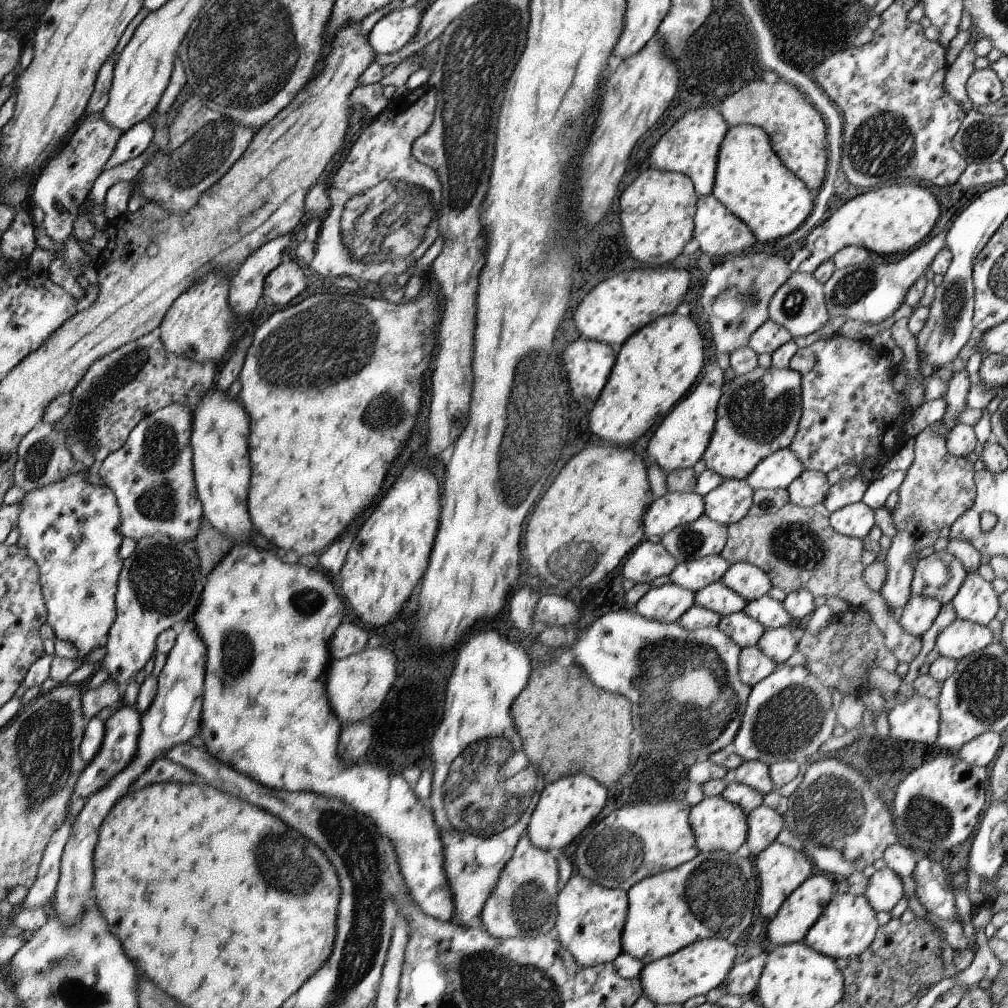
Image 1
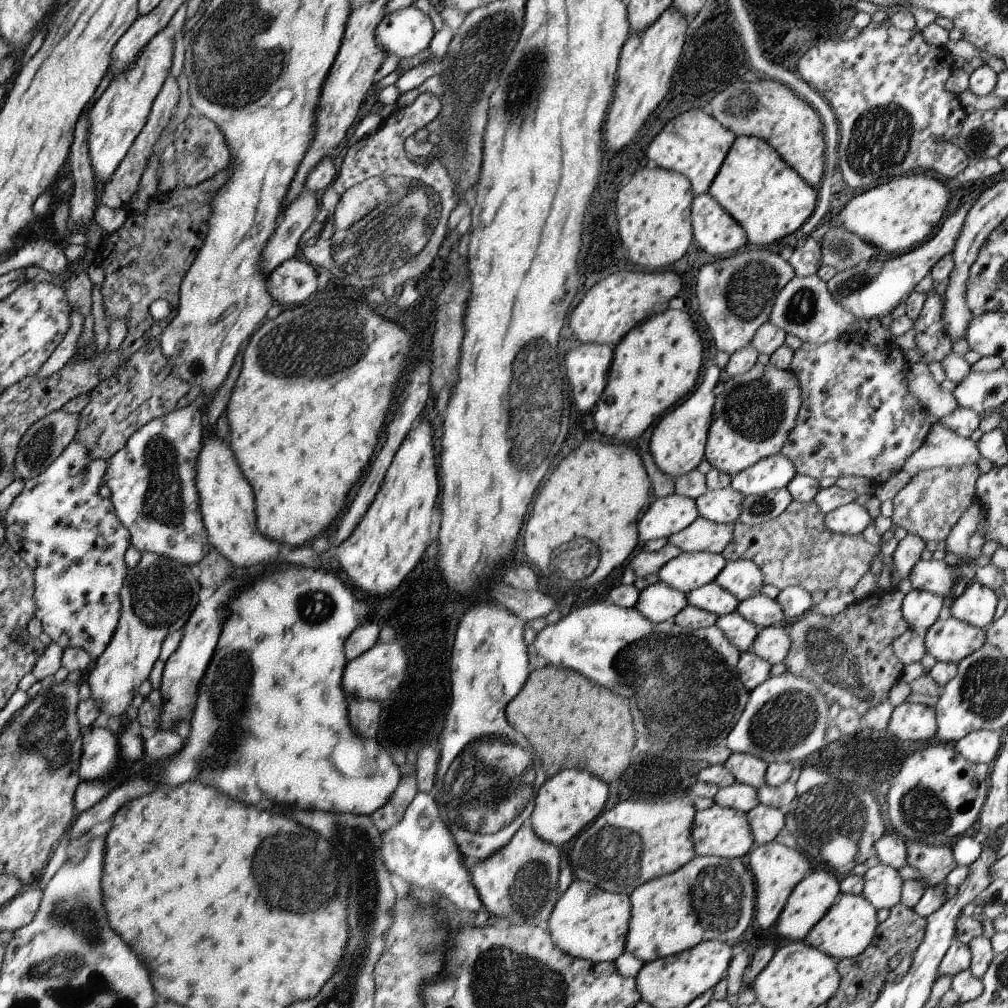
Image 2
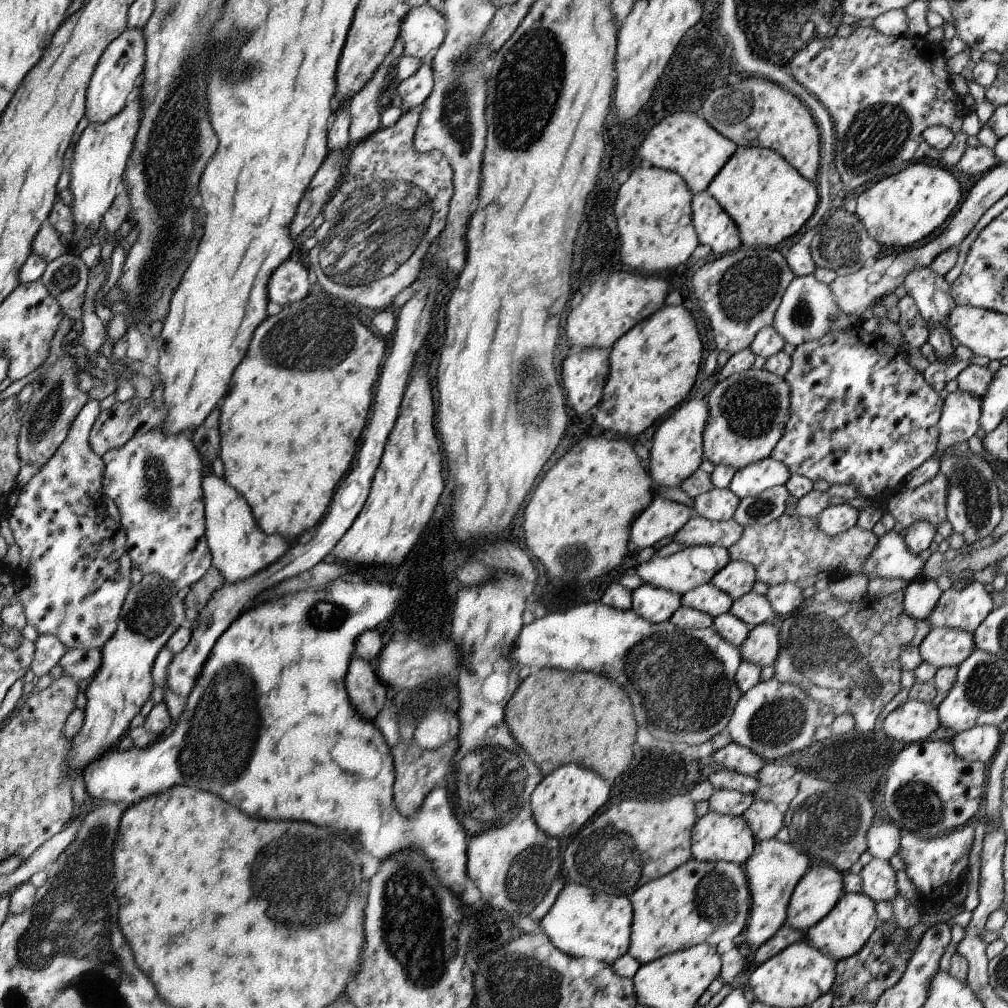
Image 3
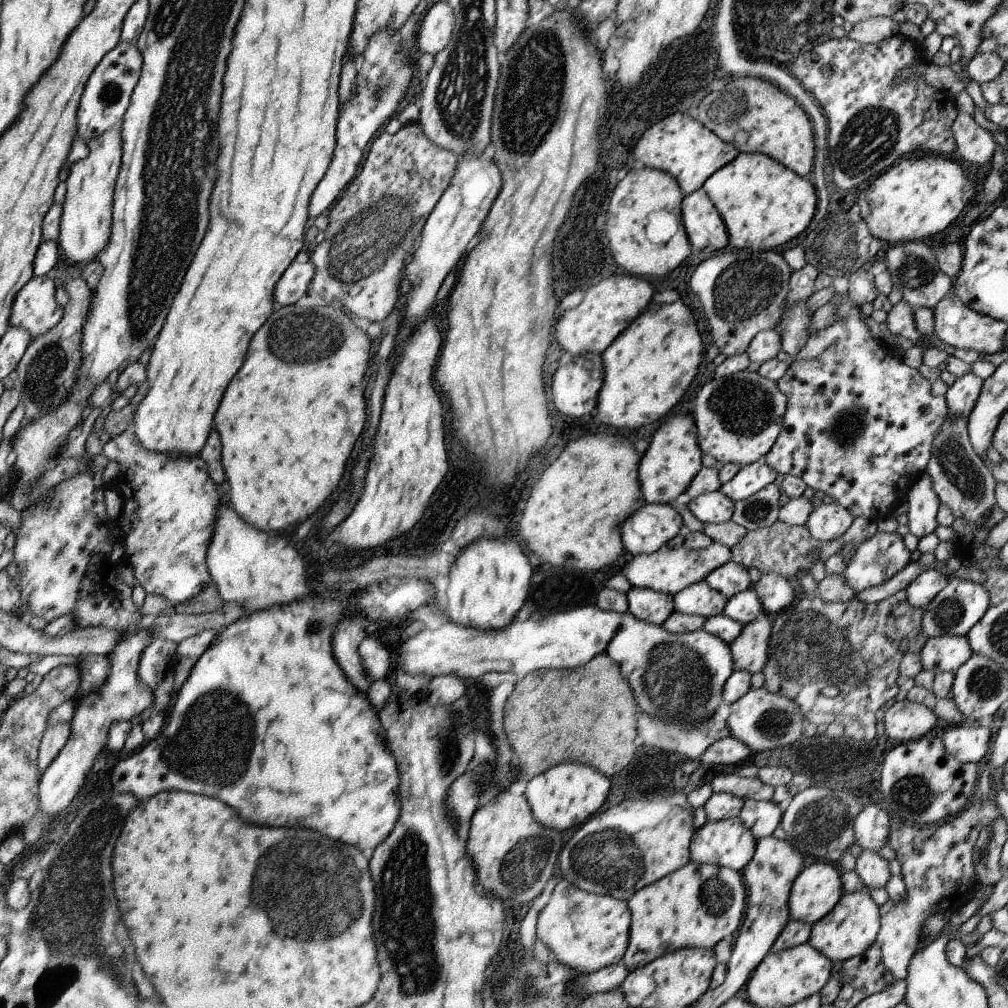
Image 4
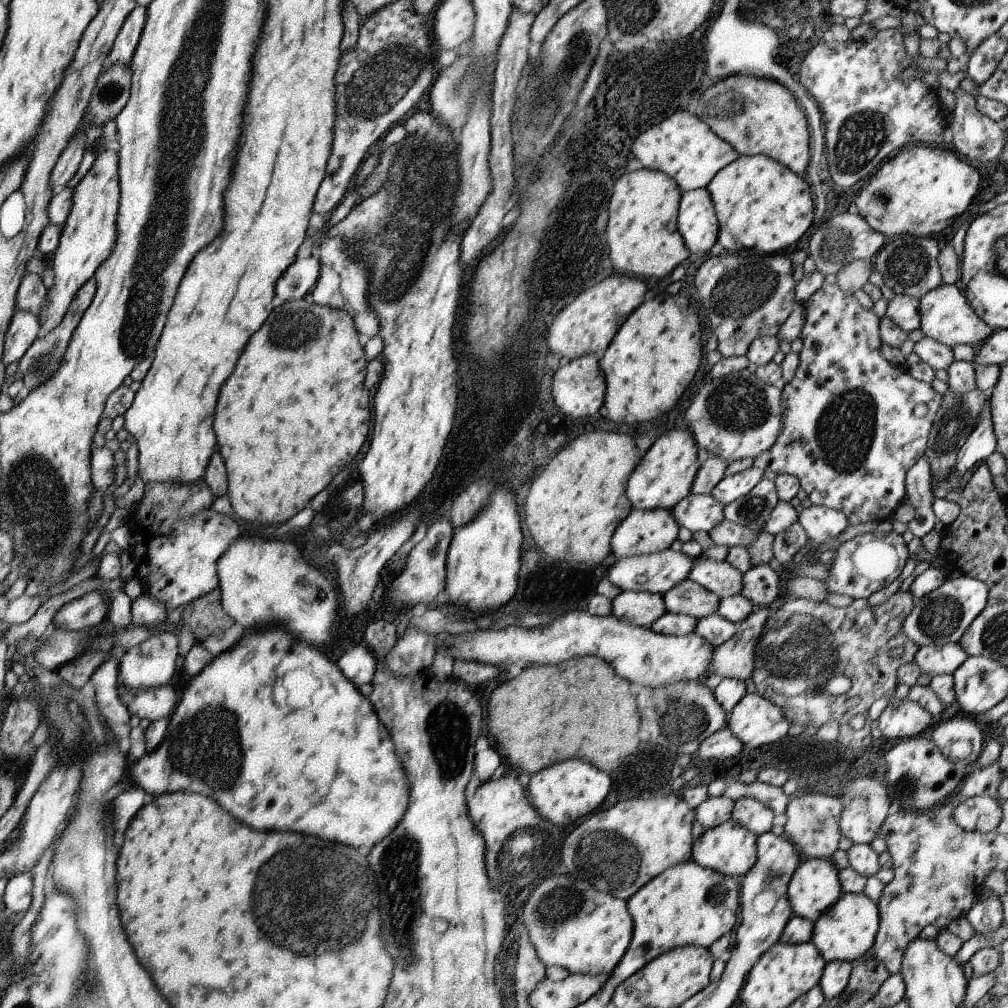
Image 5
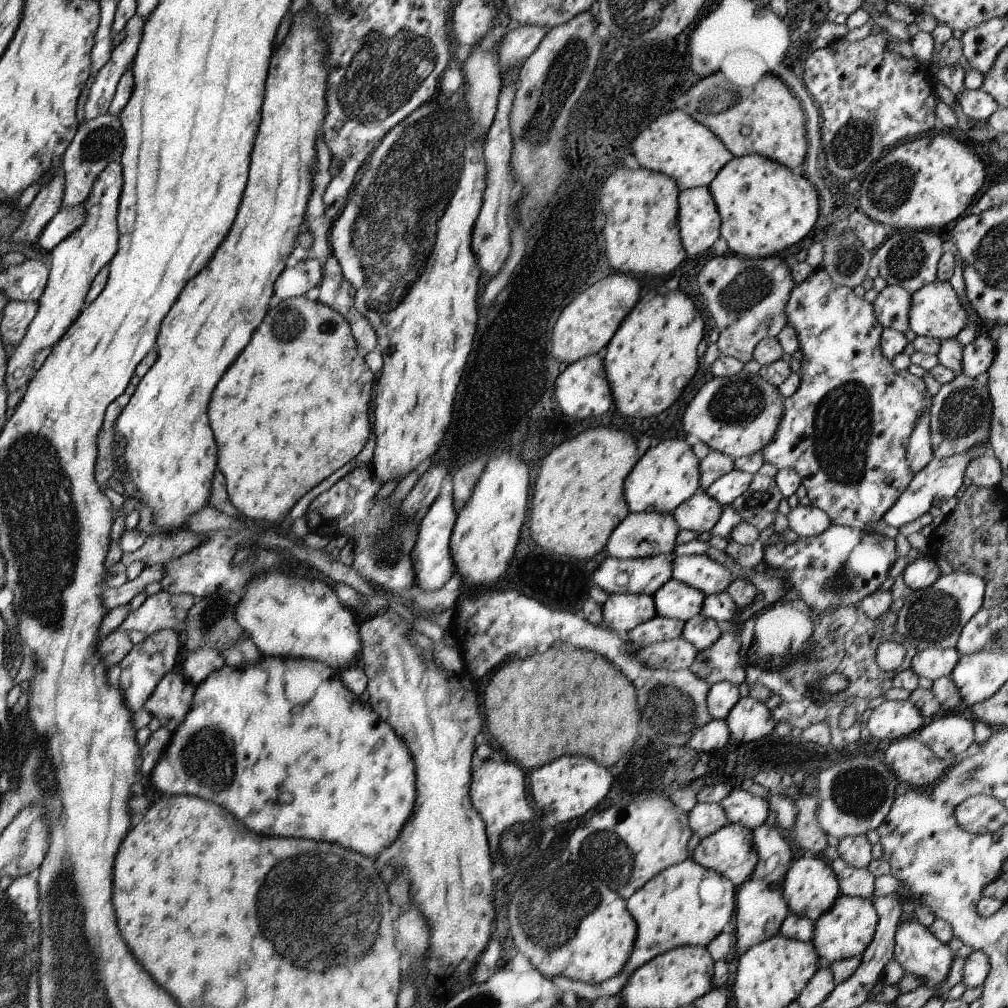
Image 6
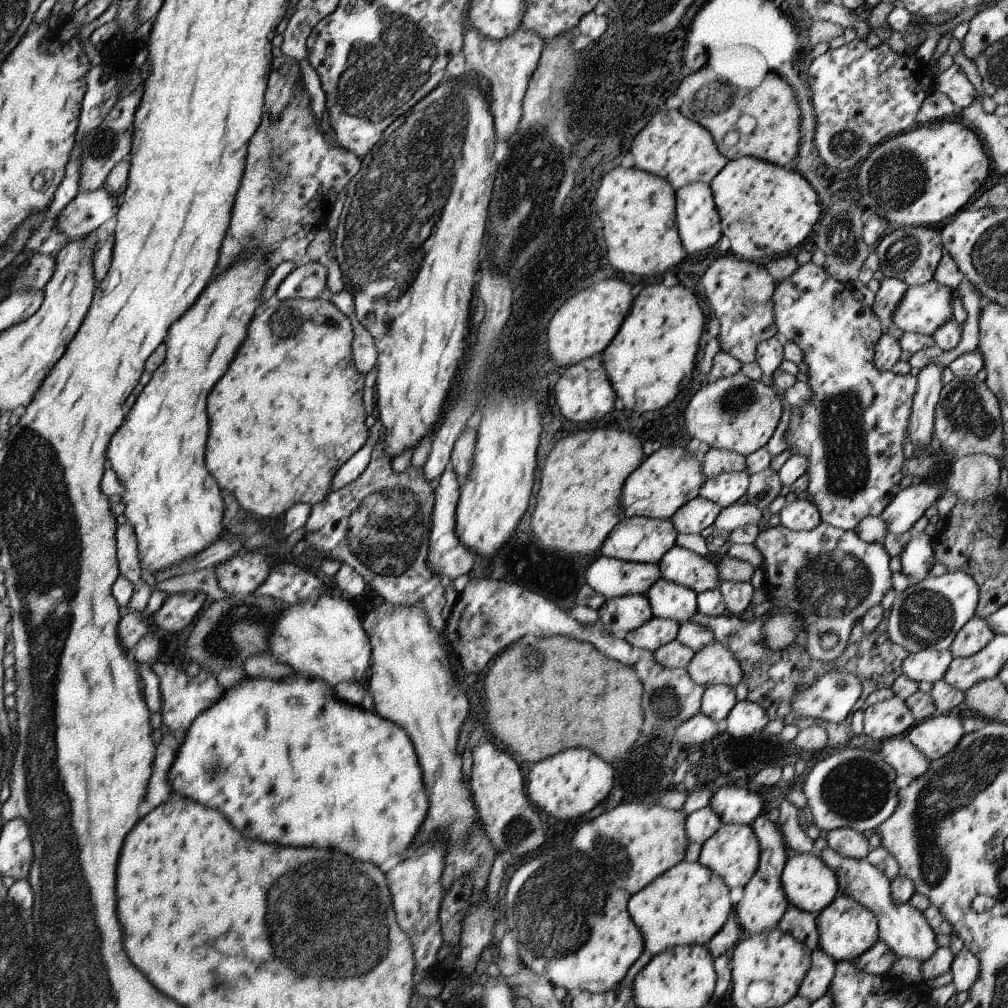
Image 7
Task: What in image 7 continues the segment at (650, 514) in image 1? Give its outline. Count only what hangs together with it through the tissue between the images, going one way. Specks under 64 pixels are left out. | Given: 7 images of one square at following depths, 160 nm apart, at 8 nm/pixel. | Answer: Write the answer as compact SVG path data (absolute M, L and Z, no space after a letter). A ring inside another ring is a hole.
M624 516L606 538L599 554L622 561L659 564L664 554L676 545L677 537L678 533L670 519Z

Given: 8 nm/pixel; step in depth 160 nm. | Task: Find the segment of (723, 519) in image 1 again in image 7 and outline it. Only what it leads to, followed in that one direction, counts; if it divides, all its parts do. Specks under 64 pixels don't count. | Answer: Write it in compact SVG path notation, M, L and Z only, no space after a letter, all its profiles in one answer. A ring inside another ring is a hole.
M697 497L682 506L671 519L677 533L697 534L715 524L720 515L721 507L716 502Z

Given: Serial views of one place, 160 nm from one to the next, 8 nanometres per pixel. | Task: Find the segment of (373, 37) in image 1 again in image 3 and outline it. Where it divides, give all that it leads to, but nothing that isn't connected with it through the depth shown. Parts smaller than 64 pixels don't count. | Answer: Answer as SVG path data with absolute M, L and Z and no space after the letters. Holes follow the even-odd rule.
M424 4L412 7L411 12L400 26L400 38L404 42L404 55L425 60L434 56L443 46L447 23L438 8Z

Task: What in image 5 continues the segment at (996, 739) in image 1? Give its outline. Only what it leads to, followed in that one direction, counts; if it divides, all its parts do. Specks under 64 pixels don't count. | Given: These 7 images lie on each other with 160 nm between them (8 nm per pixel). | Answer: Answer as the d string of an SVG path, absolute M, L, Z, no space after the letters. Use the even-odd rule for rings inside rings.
M959 715L940 722L939 726L930 732L929 738L948 759L970 751L978 760L983 749L984 733L978 729L971 717Z

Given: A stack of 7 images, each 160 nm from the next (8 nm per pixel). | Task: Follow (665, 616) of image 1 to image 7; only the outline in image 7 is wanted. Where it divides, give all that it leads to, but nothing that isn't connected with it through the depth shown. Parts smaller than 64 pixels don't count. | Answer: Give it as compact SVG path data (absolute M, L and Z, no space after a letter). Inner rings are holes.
M644 594L606 599L597 612L599 624L616 638L625 638L628 632L643 626L653 618L650 602Z

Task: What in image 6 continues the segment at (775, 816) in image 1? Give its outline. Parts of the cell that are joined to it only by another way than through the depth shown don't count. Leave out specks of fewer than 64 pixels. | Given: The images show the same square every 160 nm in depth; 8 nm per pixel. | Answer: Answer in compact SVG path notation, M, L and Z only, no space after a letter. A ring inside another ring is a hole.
M732 788L720 806L728 823L740 824L750 831L763 826L768 818L769 802L739 788Z

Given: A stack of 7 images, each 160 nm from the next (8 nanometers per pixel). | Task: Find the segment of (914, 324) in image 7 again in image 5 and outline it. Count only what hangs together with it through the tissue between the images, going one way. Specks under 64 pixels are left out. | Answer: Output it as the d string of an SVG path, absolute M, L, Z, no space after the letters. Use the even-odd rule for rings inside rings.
M940 284L919 301L920 330L925 337L946 344L950 349L960 344L980 346L993 333L992 328L968 305L958 285Z

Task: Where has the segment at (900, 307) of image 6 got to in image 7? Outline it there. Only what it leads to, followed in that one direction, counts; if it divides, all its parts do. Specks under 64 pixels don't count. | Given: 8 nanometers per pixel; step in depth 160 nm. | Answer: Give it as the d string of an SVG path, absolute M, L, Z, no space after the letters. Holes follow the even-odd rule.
M884 278L880 282L880 290L876 292L871 310L885 327L892 321L892 314L894 314L896 306L900 304L907 288L904 282L896 278Z

